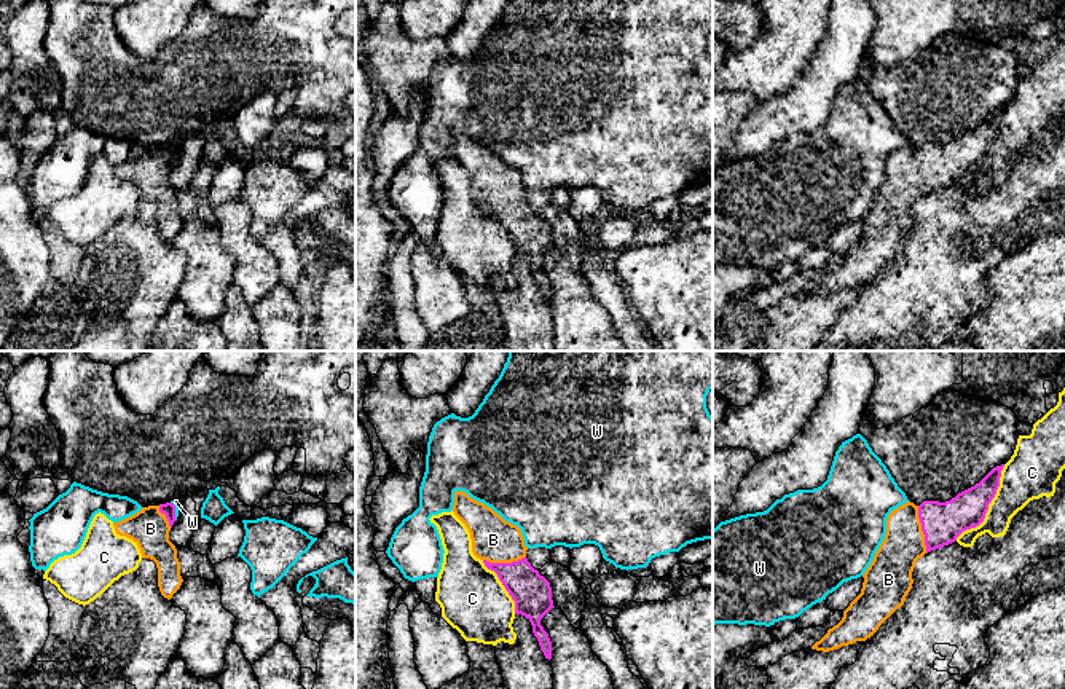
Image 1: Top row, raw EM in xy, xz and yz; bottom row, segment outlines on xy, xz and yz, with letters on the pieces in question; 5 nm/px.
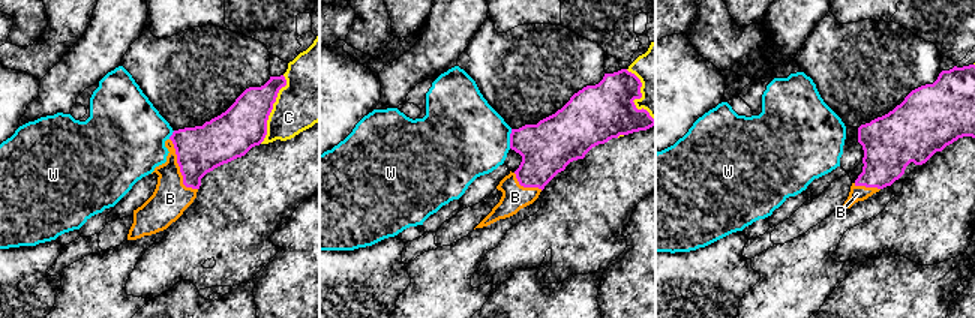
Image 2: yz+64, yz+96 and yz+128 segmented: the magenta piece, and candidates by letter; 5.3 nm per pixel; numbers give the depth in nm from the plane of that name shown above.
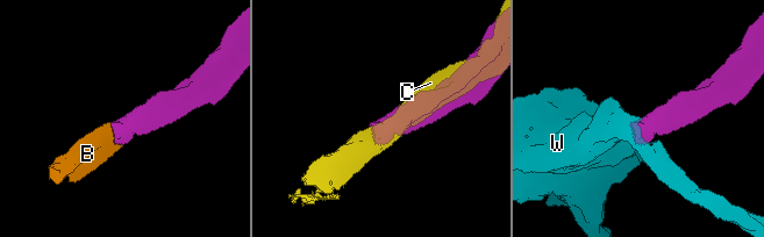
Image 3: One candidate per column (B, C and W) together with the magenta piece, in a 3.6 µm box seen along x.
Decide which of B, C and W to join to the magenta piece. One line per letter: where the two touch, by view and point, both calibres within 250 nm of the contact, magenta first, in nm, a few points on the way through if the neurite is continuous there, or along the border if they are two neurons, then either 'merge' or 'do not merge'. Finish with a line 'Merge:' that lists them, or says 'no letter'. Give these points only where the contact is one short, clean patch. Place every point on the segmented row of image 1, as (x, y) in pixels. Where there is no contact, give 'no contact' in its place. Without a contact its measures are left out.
B: contact yz (922, 530); calibres 200 and 220 nm; way yz (941, 522), (922, 530), (896, 555), (892, 568); merge
C: contact yz (987, 506); calibres 200 and 240 nm; do not merge
W: contact xy (174, 511); calibres 70 and 30 nm; do not merge
Merge: B

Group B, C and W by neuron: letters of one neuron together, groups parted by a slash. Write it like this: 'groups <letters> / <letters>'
groups B / C / W

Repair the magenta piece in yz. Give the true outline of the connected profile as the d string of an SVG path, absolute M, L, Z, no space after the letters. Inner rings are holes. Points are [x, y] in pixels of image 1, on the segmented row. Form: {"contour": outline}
{"contour": "M1004 464L993 467L979 483L958 493L950 501L923 501L920 506L909 501L891 510L886 518L885 539L863 574L864 582L861 593L843 611L842 620L829 628L812 649L829 652L870 638L878 627L904 604L914 584L912 571L917 560L931 550L955 542L963 531L976 528L984 522L988 504L1000 486L1003 467Z"}

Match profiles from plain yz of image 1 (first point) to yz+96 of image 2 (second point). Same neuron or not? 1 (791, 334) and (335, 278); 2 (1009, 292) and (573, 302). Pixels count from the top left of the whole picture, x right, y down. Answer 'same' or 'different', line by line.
1: different
2: different

